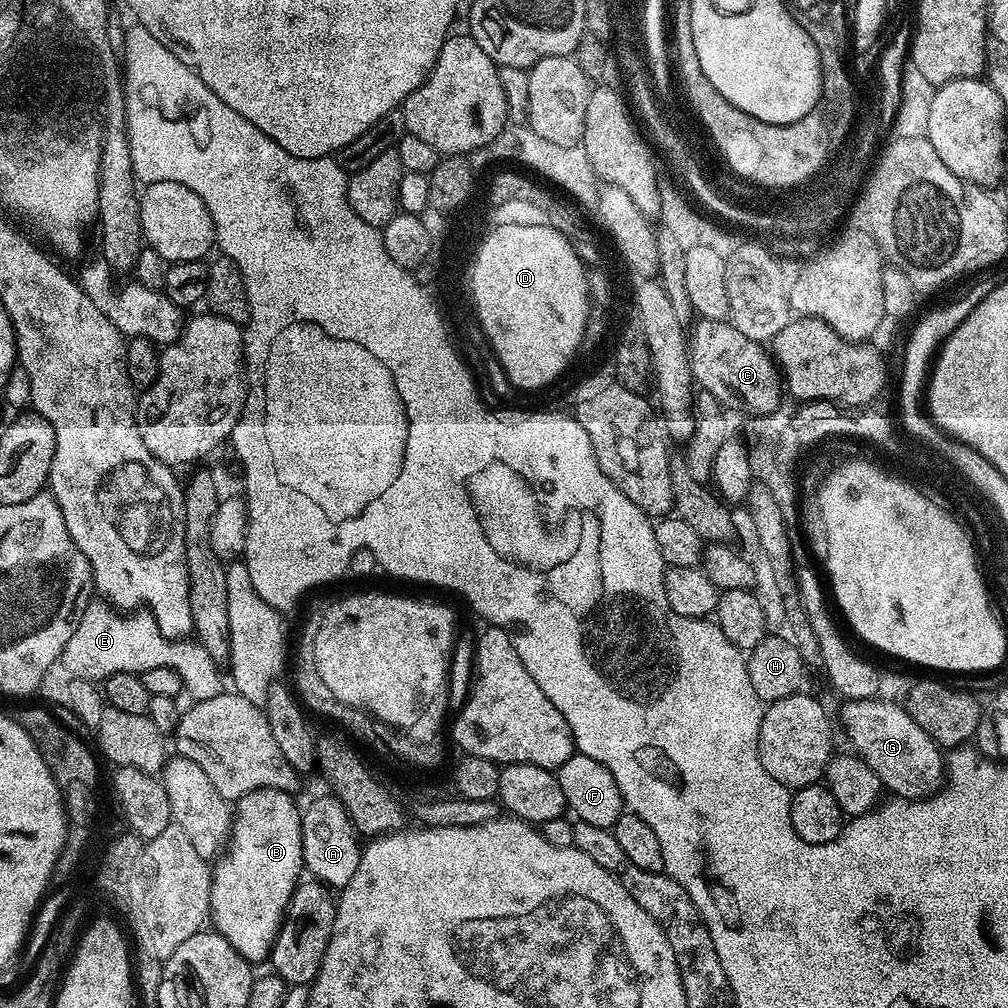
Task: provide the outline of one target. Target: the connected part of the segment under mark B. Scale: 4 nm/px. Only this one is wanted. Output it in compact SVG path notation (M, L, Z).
M259 788L241 796L234 804L232 835L226 851L214 864L211 923L216 923L213 924L215 931L221 932L242 954L242 958L250 962L267 961L271 957L276 936L280 933L280 925L284 923L284 913L288 911L290 898L305 871L302 812L299 807L296 809L292 799L289 793L273 788Z

